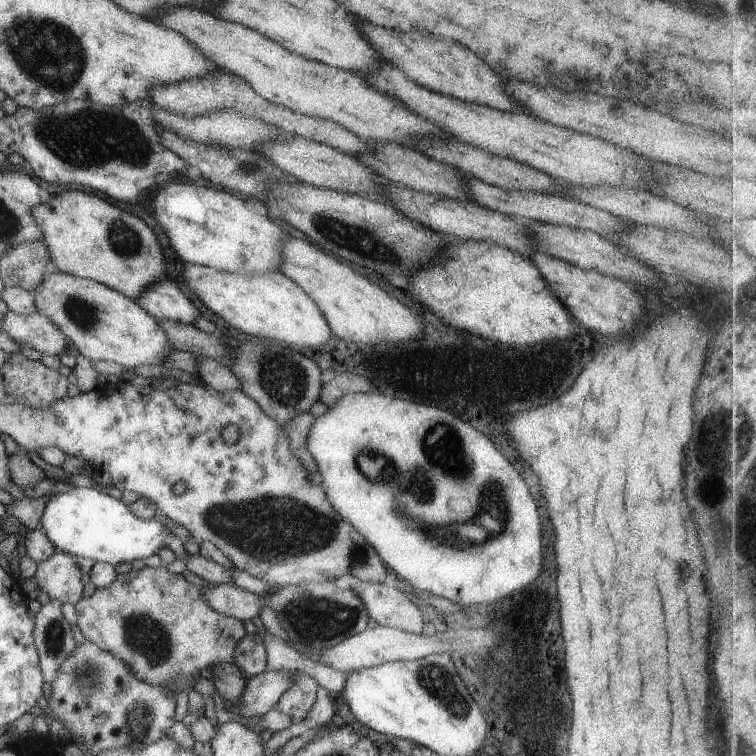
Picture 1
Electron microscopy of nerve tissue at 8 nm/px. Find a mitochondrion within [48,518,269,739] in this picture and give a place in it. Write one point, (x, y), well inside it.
(144, 635)

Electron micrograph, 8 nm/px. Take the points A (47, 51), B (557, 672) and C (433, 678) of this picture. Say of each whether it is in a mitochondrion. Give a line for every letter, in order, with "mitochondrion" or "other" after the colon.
A: mitochondrion
B: other
C: mitochondrion

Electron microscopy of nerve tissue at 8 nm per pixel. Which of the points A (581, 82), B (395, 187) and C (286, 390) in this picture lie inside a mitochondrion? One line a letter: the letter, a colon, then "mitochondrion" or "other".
A: other
B: other
C: mitochondrion

